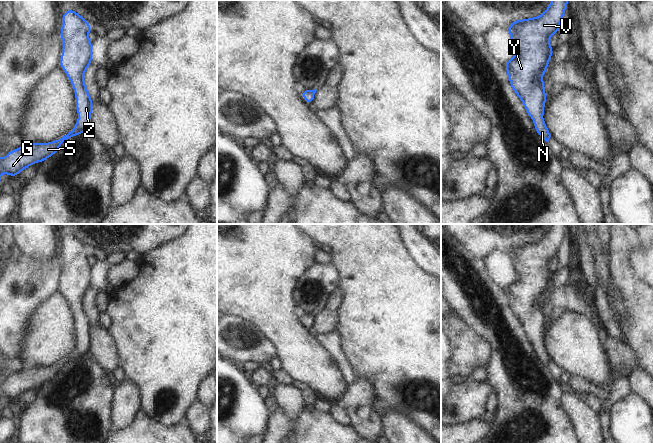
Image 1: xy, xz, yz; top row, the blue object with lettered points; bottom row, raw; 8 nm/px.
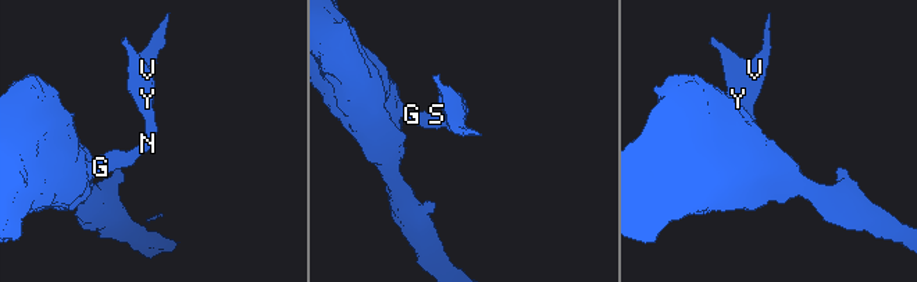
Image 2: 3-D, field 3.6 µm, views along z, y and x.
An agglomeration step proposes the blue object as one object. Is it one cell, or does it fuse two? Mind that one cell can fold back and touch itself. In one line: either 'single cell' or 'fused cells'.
single cell

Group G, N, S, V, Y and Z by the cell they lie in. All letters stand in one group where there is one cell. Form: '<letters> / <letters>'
G N S V Y Z

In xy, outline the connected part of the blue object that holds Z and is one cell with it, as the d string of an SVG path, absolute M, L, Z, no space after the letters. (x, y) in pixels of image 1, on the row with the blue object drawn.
M73 9L63 14L60 36L64 47L60 67L67 74L76 95L79 119L74 129L51 143L25 142L22 147L10 151L5 159L0 157L0 173L16 177L23 169L33 165L36 161L42 163L54 155L66 140L92 128L90 115L93 101L83 78L85 70L92 62L92 43L88 37L90 30L91 24Z

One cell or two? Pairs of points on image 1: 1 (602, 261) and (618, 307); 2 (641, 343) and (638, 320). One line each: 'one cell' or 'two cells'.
1: one cell
2: one cell

